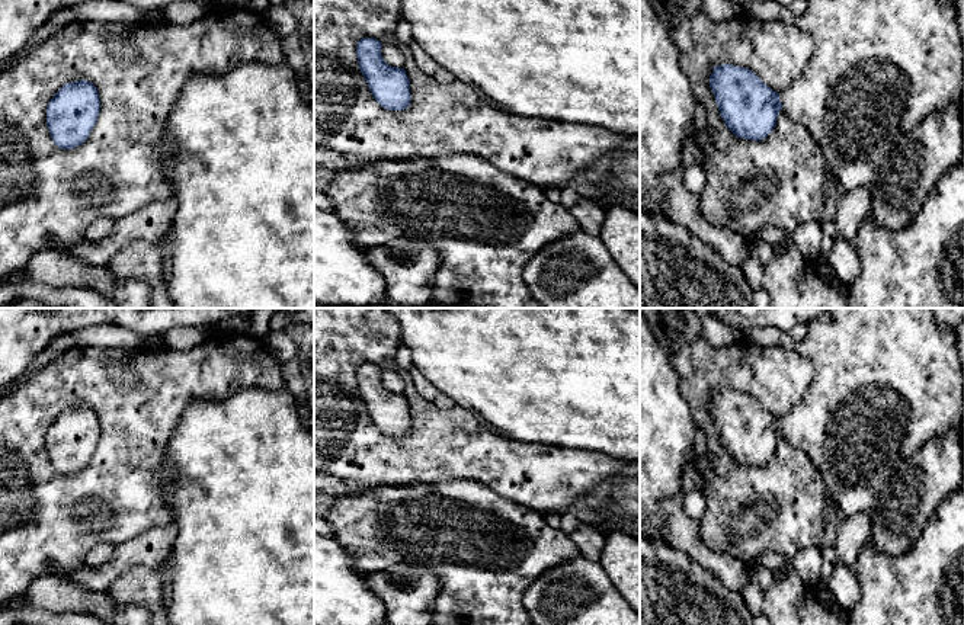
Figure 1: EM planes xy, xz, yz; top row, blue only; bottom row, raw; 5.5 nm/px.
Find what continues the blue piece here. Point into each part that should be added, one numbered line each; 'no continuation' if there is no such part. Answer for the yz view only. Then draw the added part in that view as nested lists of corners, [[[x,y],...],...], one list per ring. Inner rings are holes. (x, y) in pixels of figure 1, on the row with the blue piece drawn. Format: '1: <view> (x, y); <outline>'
1: yz (878, 67); [[[808,0],[807,9],[795,17],[794,23],[813,39],[813,52],[803,74],[779,94],[779,100],[784,106],[781,112],[791,121],[801,124],[811,134],[823,151],[830,176],[836,179],[843,192],[874,186],[878,170],[887,157],[899,148],[904,135],[929,113],[949,105],[964,108],[964,47],[957,22],[957,4],[954,3],[942,3],[939,0]]]

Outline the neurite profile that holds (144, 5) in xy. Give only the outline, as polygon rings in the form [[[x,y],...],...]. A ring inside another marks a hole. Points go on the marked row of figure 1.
[[[116,0],[128,3],[137,9],[150,12],[150,10],[164,10],[169,4],[174,1],[190,1],[190,0]]]

